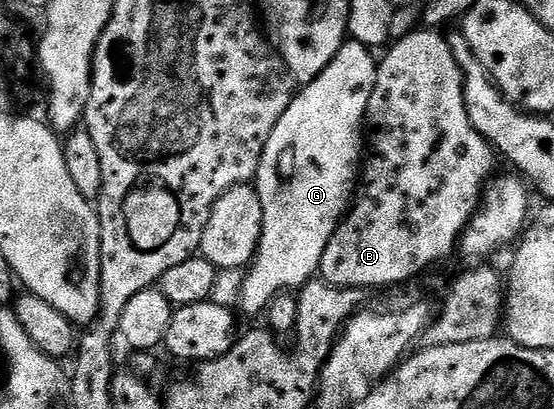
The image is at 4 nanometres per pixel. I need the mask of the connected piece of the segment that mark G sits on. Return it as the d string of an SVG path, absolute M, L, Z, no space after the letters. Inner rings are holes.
M344 41L329 67L292 96L285 115L281 115L277 127L273 127L273 135L269 135L269 143L265 143L253 182L261 199L263 230L255 260L243 279L238 304L240 310L262 314L278 293L298 291L319 273L321 255L325 255L325 247L343 220L357 188L357 174L361 169L359 148L362 150L365 145L365 118L379 70L374 55L361 42Z

